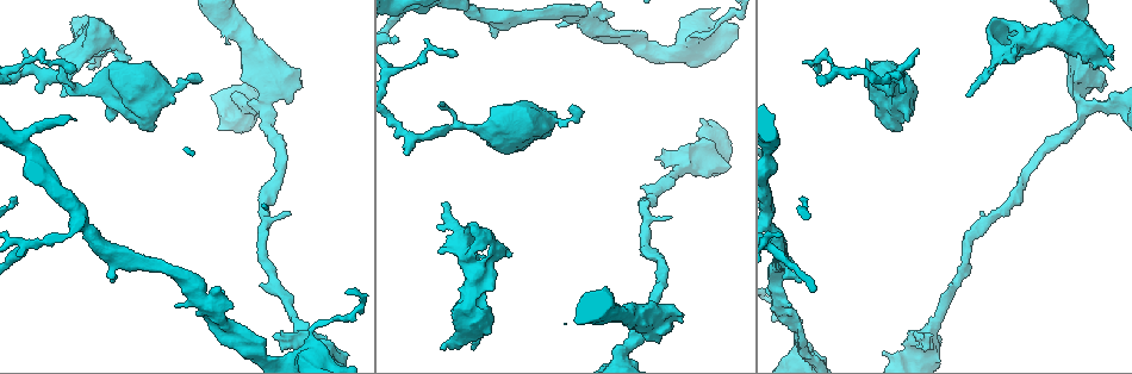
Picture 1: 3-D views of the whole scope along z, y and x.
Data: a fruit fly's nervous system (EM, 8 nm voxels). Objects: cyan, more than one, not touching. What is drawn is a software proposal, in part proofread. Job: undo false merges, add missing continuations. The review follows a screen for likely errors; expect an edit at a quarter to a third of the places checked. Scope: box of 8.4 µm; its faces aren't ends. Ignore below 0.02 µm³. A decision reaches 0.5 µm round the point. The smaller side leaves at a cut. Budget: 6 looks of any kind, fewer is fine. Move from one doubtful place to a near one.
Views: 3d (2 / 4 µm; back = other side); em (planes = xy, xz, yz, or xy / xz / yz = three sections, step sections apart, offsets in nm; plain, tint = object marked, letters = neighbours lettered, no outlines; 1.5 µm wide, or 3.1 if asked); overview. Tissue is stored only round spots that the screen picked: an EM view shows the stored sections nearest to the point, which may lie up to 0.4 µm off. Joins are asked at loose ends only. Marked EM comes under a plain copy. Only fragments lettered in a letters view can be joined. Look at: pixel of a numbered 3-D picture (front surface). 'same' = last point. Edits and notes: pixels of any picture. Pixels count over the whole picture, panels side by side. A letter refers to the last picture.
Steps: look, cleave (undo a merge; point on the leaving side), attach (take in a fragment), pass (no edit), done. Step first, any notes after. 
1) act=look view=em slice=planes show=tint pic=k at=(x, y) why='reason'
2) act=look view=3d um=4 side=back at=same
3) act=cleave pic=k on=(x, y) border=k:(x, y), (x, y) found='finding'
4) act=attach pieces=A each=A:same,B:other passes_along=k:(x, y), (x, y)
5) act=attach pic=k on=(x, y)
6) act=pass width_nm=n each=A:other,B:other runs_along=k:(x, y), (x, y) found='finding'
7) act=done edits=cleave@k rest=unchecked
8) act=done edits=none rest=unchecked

act=look view=em slice=yz step=4 show=tint pic=1 at=(1111, 69) why='free end'

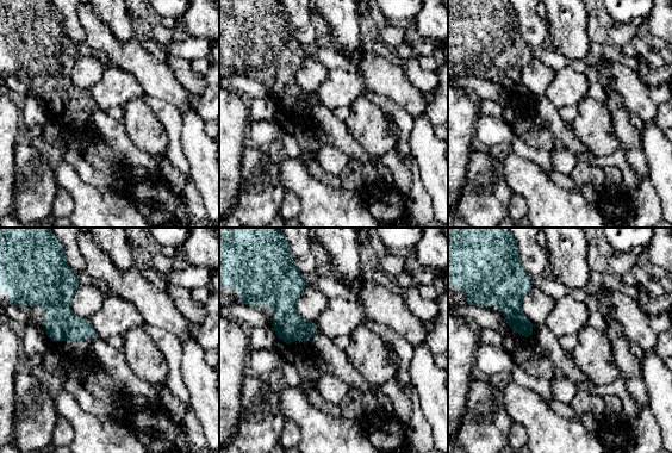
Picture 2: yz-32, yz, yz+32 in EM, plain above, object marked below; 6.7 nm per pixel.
act=look view=em slice=xy step=8 show=letters at=same why='another direction'

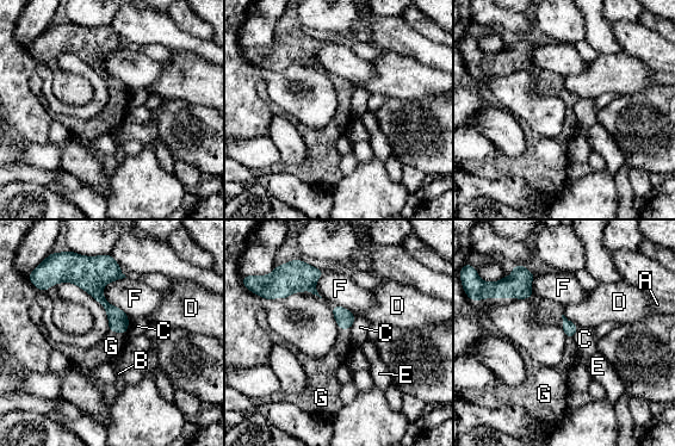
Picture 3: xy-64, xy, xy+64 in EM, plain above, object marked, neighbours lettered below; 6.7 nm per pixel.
act=attach pic=3 on=(111, 346) each=A:other,B:other,C:other,D:other,E:other,F:other,G:same passes_along=3:(118, 321), (118, 333), (111, 346) found='the neuron continues'

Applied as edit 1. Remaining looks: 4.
act=look view=3d um=2 pic=1 at=(902, 67) why='sharp bend'

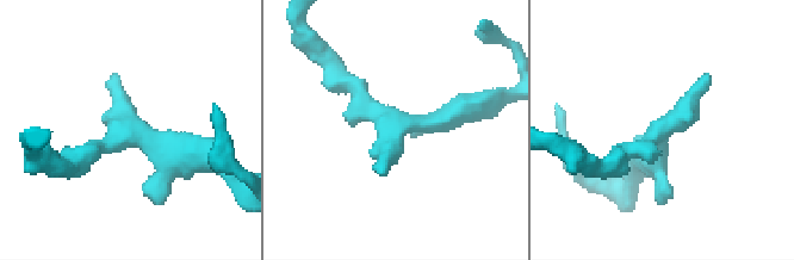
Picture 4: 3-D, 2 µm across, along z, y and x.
act=look view=em slice=planes show=letters pic=4 at=(124, 128) why='need the tissue'

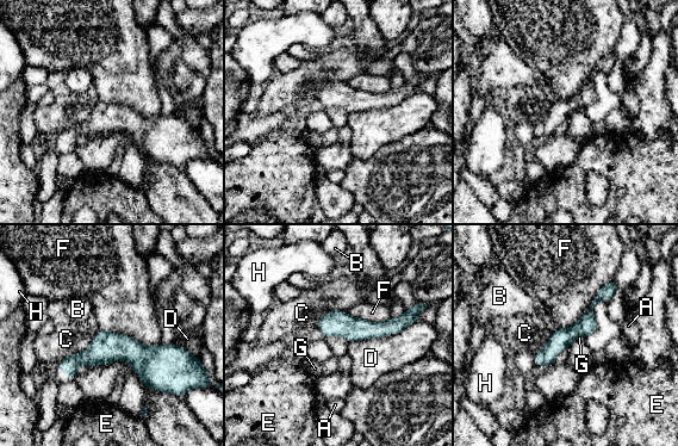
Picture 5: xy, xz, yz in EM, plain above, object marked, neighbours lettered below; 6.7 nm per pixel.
act=pass each=A:other,B:other,C:other,D:other,E:other,F:other,G:other,H:other runs_along=5:(179, 351), (100, 352), (61, 365) found='continuous, no second neuron'

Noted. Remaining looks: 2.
act=look view=3d um=4 pic=1 at=(444, 203) why='free end'

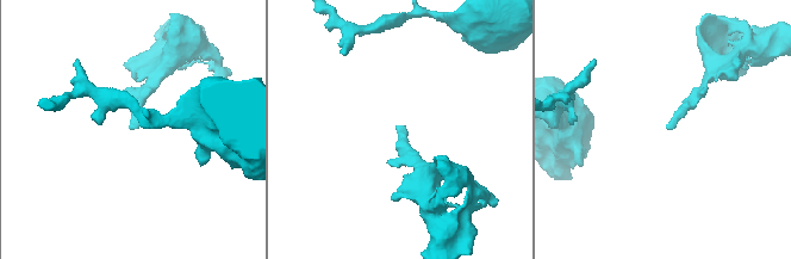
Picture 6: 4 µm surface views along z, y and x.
act=look view=em slice=planes show=letters pic=6 at=(666, 128)

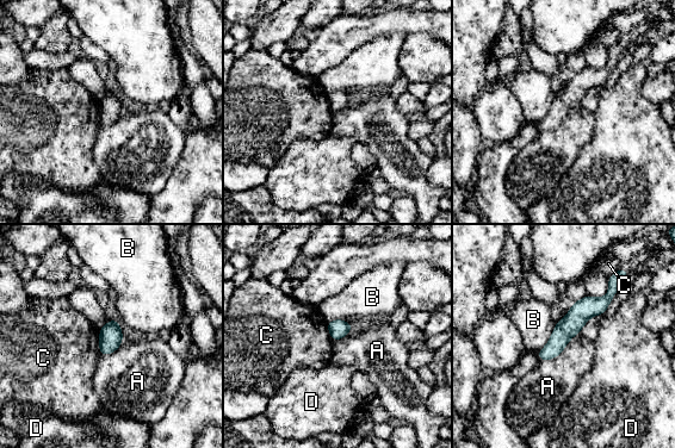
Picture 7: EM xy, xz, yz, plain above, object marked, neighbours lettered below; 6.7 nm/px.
act=pass longest_contact=A:320nm each=A:other,B:other,C:other,D:other runs_along=7:(586, 302), (574, 322), (542, 356) found='no lettered fragment goes on from it'

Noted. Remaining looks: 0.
act=done edits=attach@3 rest=unchecked

